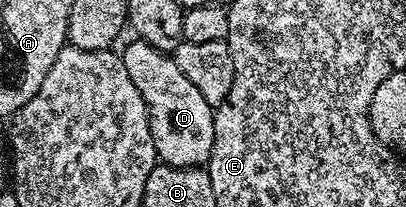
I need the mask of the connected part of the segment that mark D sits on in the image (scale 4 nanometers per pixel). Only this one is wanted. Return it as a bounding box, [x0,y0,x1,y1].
[121,40,215,168]

